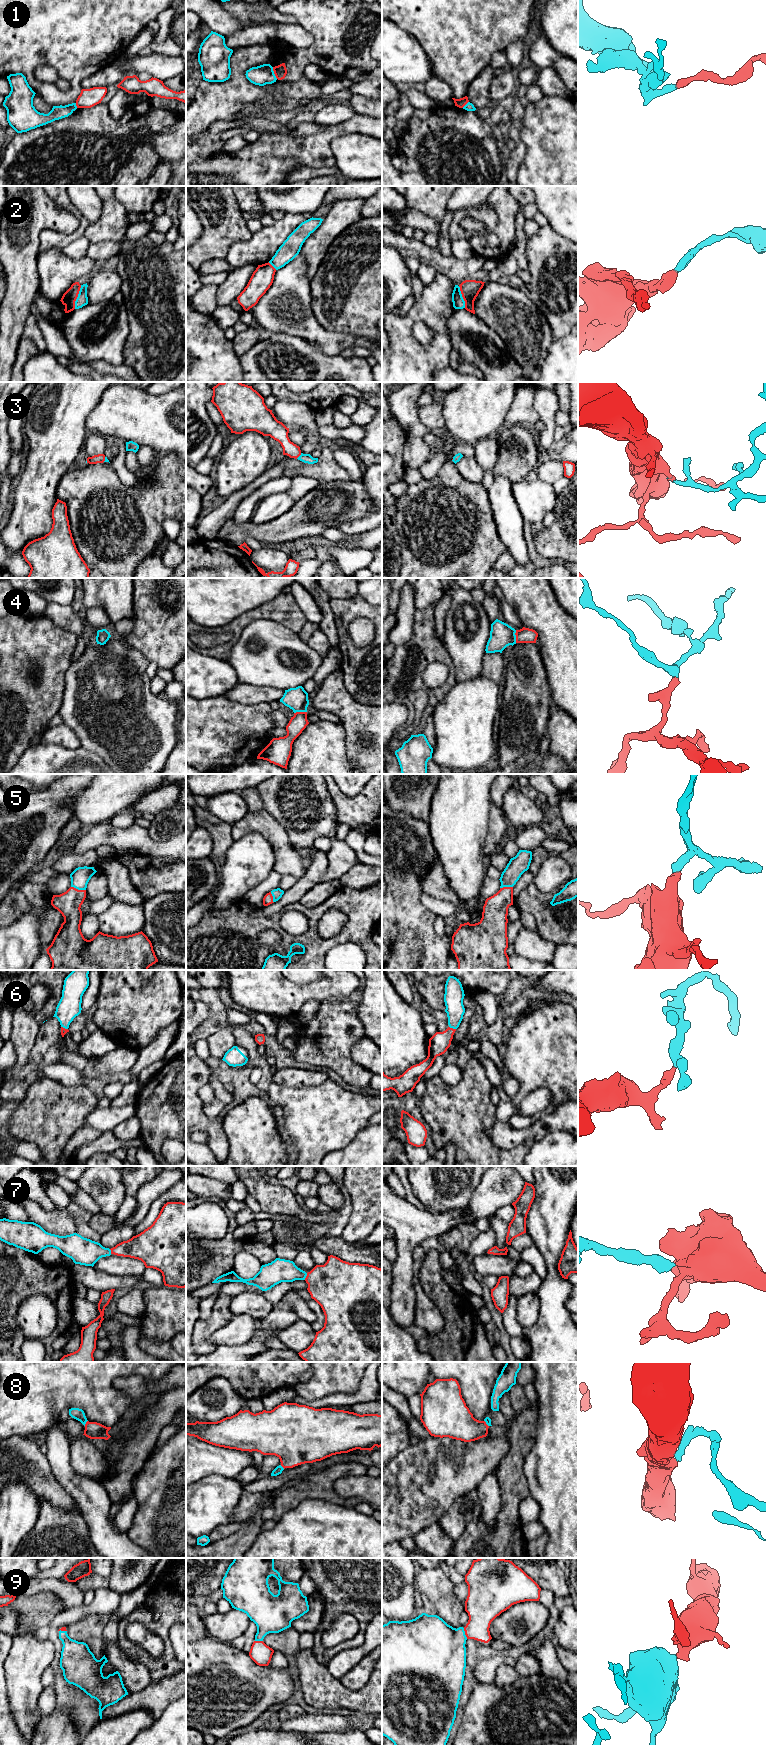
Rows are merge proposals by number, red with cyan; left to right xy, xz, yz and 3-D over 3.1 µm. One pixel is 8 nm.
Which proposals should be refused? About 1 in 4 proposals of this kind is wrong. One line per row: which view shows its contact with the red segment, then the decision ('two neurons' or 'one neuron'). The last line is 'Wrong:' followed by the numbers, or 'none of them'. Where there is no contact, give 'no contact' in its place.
1: meets red in xz; two neurons
2: meets red in xy; two neurons
3: meets red in xz; one neuron
4: meets red in xz; one neuron
5: meets red in xy; one neuron
6: meets red in yz; one neuron
7: meets red in xz; one neuron
8: meets red in xy; one neuron
9: meets red in yz; one neuron
Wrong: 1, 2

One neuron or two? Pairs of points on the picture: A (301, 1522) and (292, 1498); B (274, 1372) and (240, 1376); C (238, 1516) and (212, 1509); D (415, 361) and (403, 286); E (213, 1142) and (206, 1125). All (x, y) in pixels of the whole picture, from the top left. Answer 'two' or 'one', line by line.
A: two
B: one
C: two
D: two
E: one

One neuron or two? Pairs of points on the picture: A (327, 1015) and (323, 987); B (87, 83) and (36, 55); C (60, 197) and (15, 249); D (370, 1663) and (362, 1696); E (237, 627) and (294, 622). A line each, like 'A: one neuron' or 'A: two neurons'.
A: two neurons
B: two neurons
C: two neurons
D: two neurons
E: one neuron

